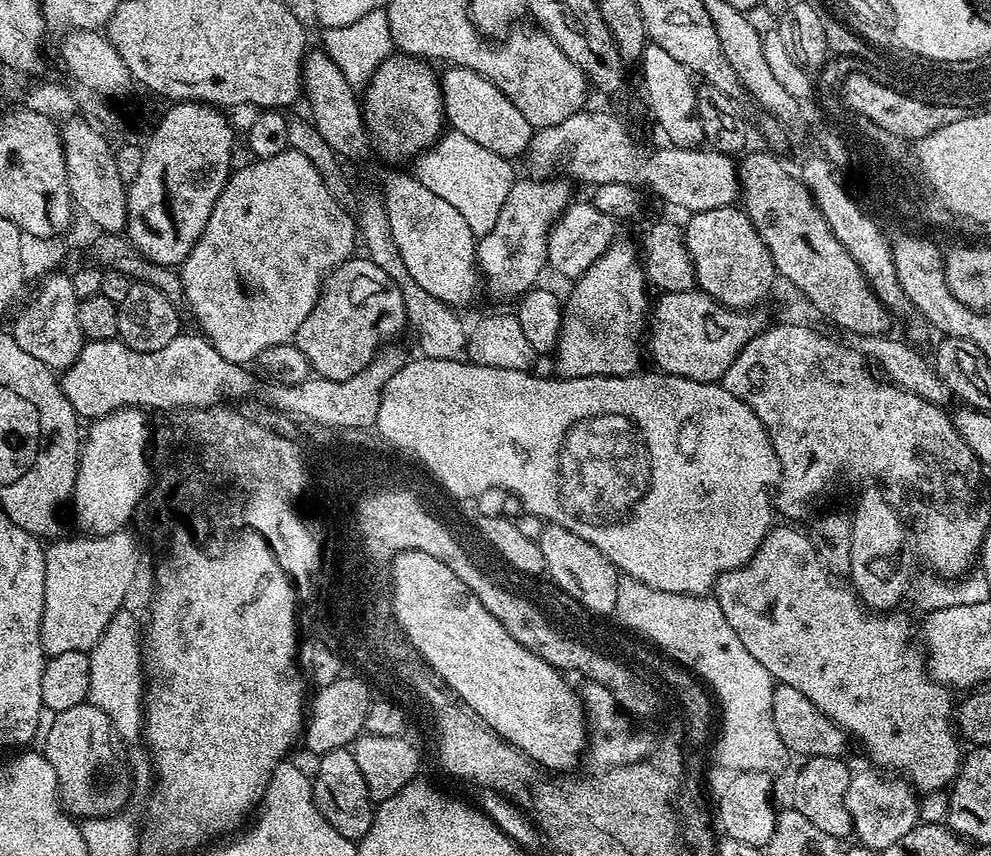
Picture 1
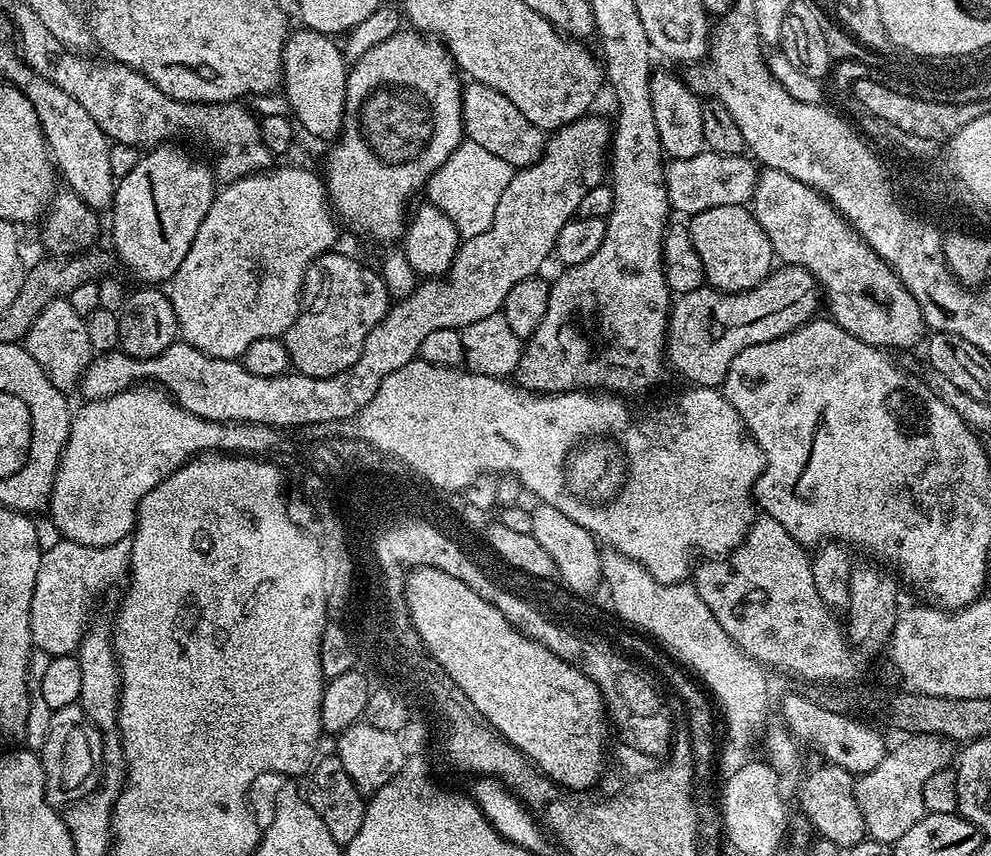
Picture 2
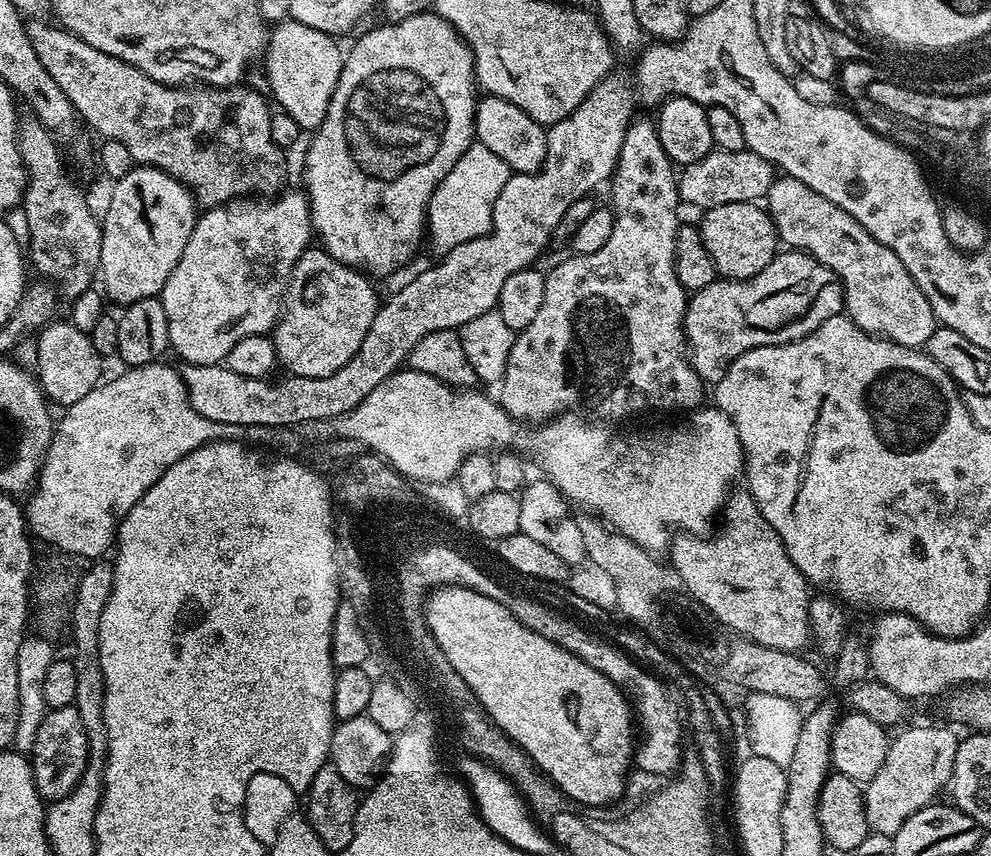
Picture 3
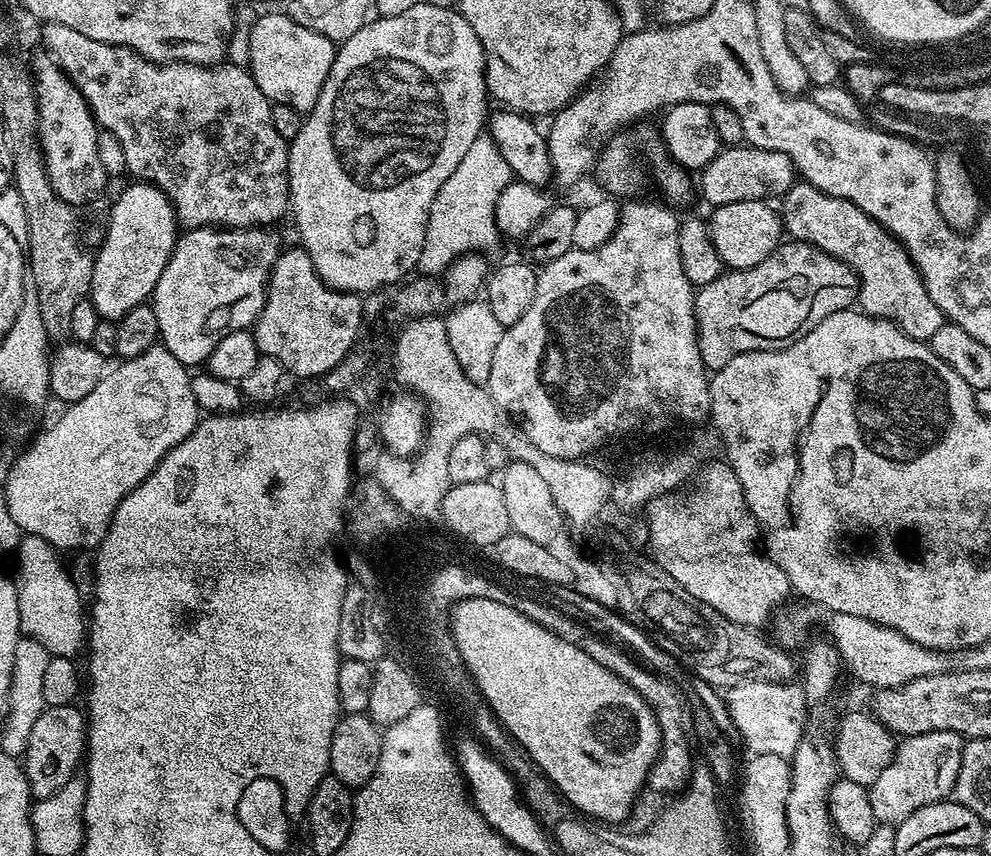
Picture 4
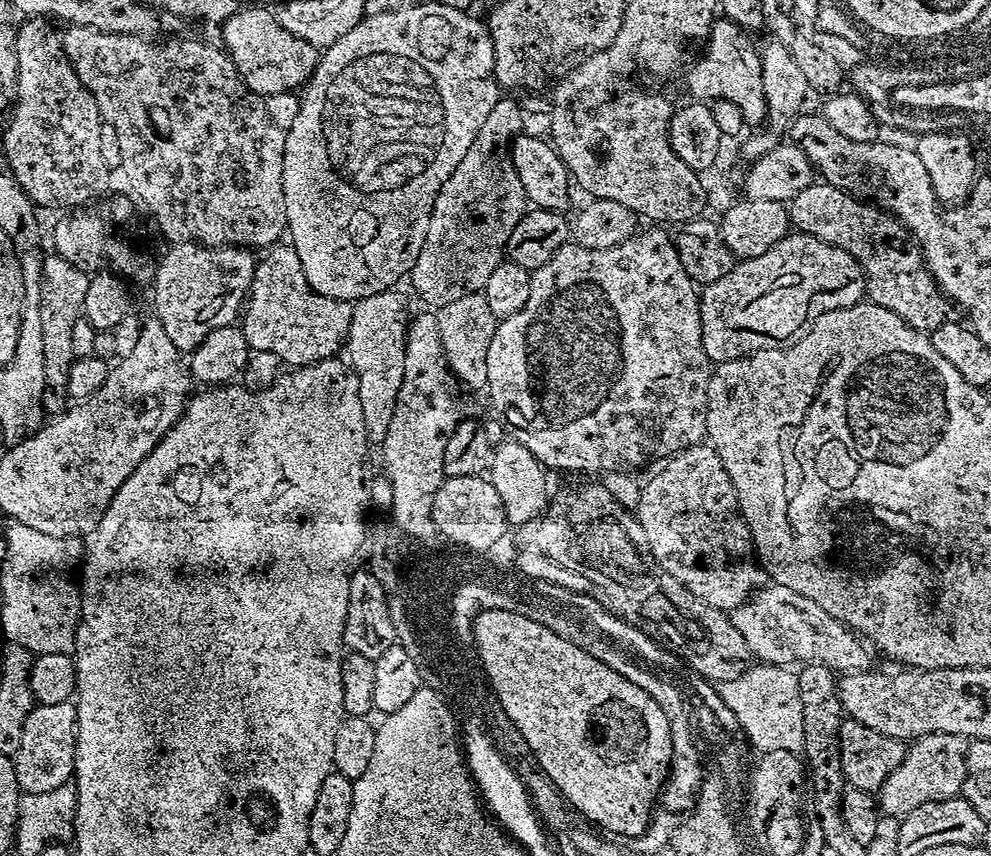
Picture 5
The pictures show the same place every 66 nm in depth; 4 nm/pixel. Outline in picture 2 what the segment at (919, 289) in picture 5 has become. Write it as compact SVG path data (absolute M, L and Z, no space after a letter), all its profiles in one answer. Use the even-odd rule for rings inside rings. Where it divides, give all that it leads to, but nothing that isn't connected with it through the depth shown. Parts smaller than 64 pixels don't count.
M764 168L756 177L756 189L750 207L762 230L766 230L766 238L770 238L775 259L785 265L793 264L805 268L813 276L822 289L826 308L828 304L829 310L832 311L829 312L831 319L835 320L838 326L842 326L842 330L854 334L854 338L870 346L885 350L912 348L920 339L920 343L925 339L924 315L914 294L906 290L896 271L856 233L856 229L824 195L806 186L806 182L798 182L798 178L782 174L782 170Z

